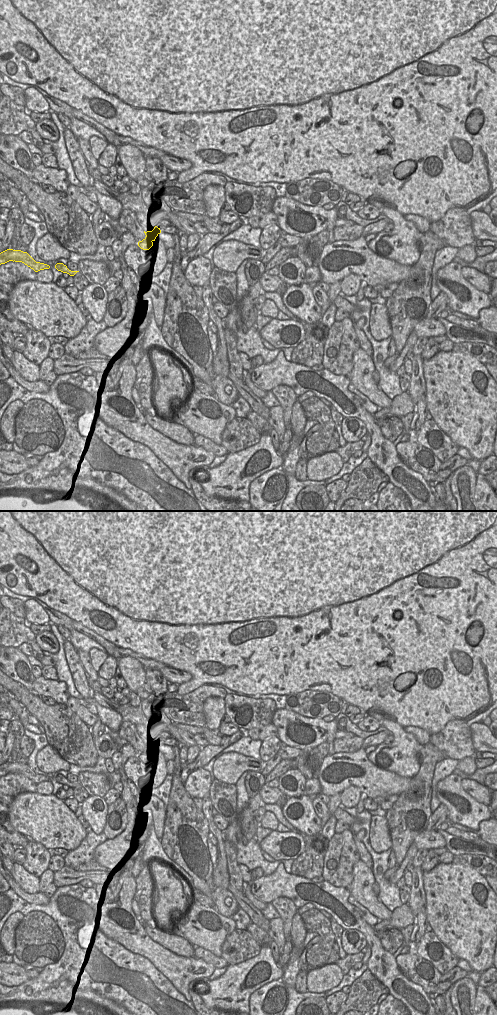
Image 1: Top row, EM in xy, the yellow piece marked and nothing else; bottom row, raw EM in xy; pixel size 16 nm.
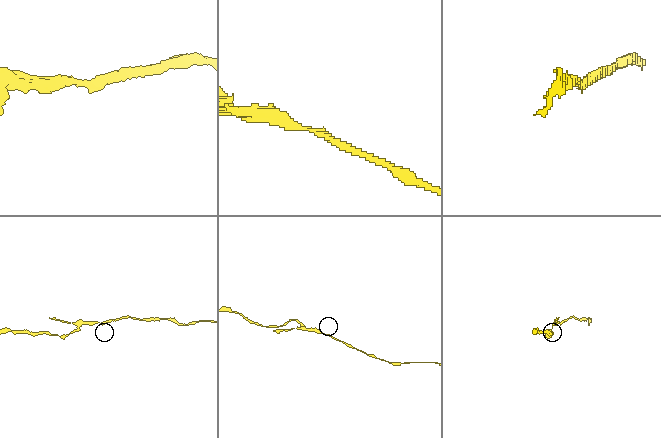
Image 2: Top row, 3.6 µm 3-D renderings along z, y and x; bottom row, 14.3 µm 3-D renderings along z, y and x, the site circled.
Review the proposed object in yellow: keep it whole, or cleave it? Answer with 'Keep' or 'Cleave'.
Cleave

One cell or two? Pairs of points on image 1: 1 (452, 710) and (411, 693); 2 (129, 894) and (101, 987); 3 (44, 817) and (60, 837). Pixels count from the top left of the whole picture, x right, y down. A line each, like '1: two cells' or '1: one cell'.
1: one cell
2: two cells
3: one cell

